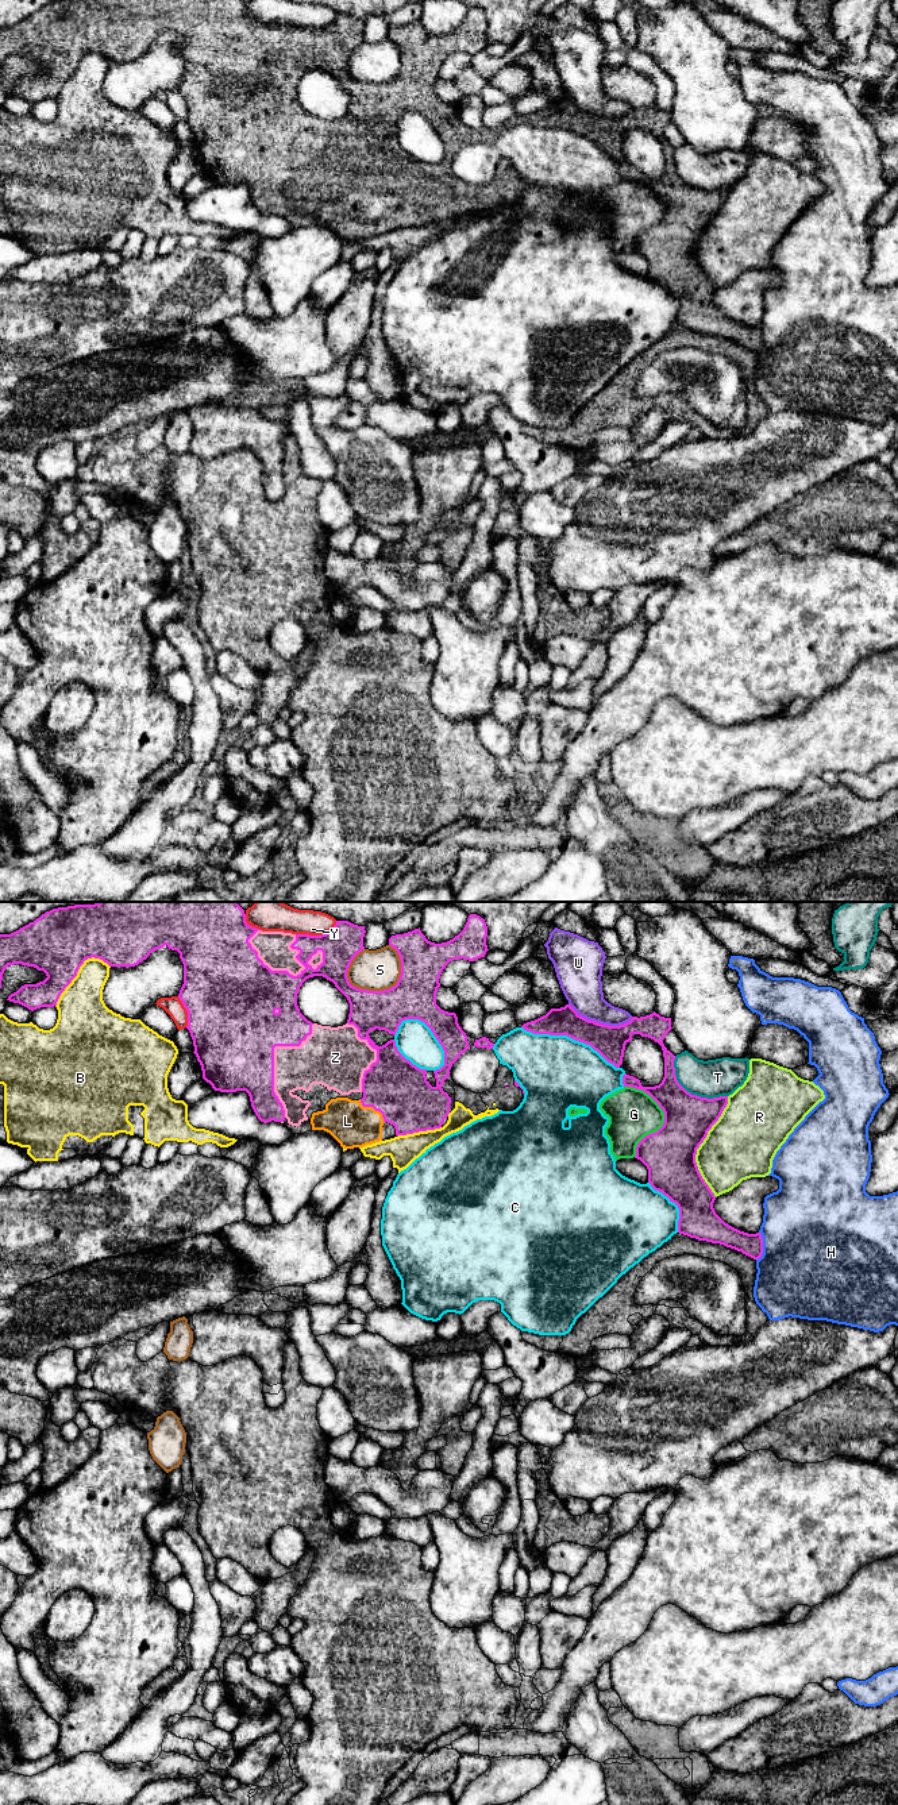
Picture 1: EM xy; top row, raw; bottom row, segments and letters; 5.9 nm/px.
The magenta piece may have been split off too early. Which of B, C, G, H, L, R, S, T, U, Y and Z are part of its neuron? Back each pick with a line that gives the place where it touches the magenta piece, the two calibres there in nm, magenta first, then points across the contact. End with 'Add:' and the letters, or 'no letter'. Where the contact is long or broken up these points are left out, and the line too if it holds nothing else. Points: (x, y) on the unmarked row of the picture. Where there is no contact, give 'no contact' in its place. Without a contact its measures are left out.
L: contact xy (373, 200); calibres 360 and 260 nm
Z: contact xy (273, 153); calibres 460 and 280 nm
Add: L, Z

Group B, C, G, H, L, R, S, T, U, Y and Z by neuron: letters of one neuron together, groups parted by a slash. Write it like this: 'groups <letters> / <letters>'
groups B G / C / H / L Z / R / S / T / U / Y

